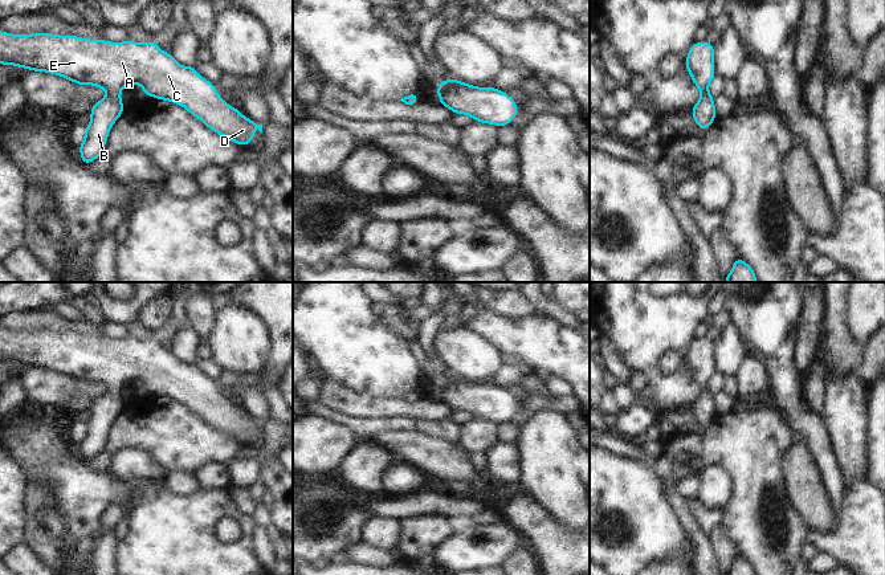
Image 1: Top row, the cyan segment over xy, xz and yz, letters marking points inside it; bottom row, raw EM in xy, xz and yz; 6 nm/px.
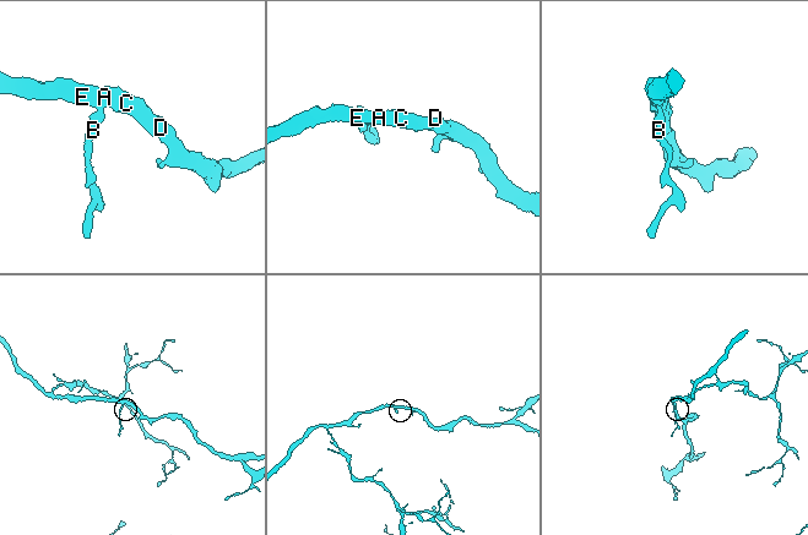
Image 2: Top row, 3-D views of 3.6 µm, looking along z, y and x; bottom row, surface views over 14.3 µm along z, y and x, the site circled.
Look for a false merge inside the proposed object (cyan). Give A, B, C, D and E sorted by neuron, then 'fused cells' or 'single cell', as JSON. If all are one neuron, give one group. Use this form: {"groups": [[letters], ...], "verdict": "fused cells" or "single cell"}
{"groups": [["A", "B", "C", "D", "E"]], "verdict": "single cell"}

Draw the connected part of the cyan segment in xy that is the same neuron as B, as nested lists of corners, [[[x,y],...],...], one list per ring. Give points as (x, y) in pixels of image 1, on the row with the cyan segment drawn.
[[[0,30],[0,64],[57,74],[77,85],[94,85],[107,91],[107,95],[91,107],[91,121],[83,130],[85,139],[79,144],[83,166],[102,154],[111,126],[125,110],[121,90],[132,83],[139,83],[143,87],[143,95],[180,105],[207,127],[236,144],[249,144],[254,139],[254,129],[262,132],[262,125],[254,123],[245,118],[238,109],[231,107],[217,94],[215,83],[197,74],[195,65],[188,68],[179,65],[168,52],[162,52],[154,41],[144,44],[131,40],[109,42],[106,40],[86,40],[73,34],[23,33],[16,36]]]

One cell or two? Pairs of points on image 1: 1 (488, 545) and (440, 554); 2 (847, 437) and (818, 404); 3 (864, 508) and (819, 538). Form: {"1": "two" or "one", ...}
{"1": "one", "2": "two", "3": "one"}

